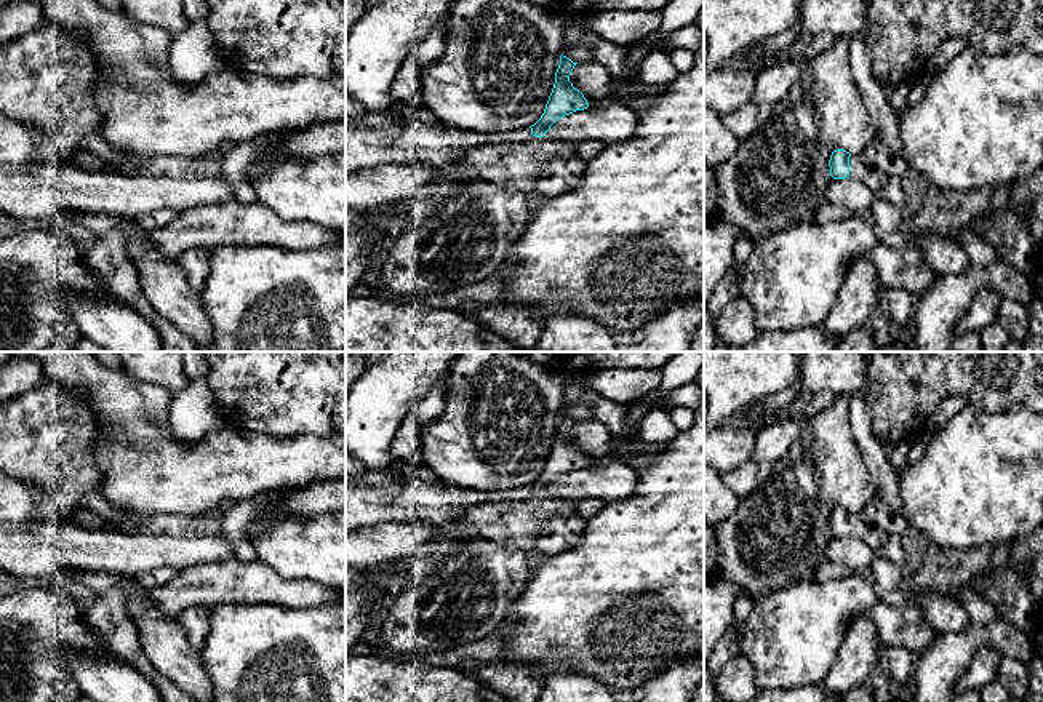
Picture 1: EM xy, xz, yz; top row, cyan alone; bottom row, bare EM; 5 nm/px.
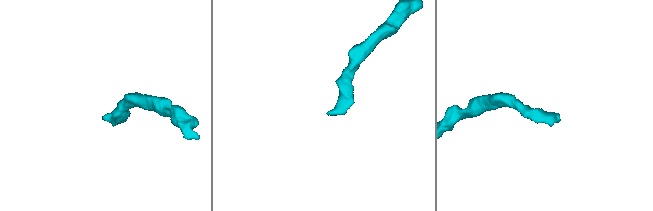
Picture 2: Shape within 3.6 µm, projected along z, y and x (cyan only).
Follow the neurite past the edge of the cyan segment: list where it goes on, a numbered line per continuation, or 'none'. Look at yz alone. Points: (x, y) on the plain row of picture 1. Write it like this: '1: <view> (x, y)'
1: yz (887, 546)

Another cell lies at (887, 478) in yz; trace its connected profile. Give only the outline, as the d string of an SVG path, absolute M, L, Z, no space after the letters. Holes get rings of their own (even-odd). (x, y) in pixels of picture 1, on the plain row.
M869 384L849 395L849 421L853 437L857 443L864 465L869 469L872 480L881 499L897 513L902 515L901 502L901 472L891 464L886 448L877 440L870 425L869 406L865 395Z

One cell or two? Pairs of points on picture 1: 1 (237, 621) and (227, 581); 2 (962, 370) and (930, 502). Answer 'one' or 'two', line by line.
1: two
2: two

